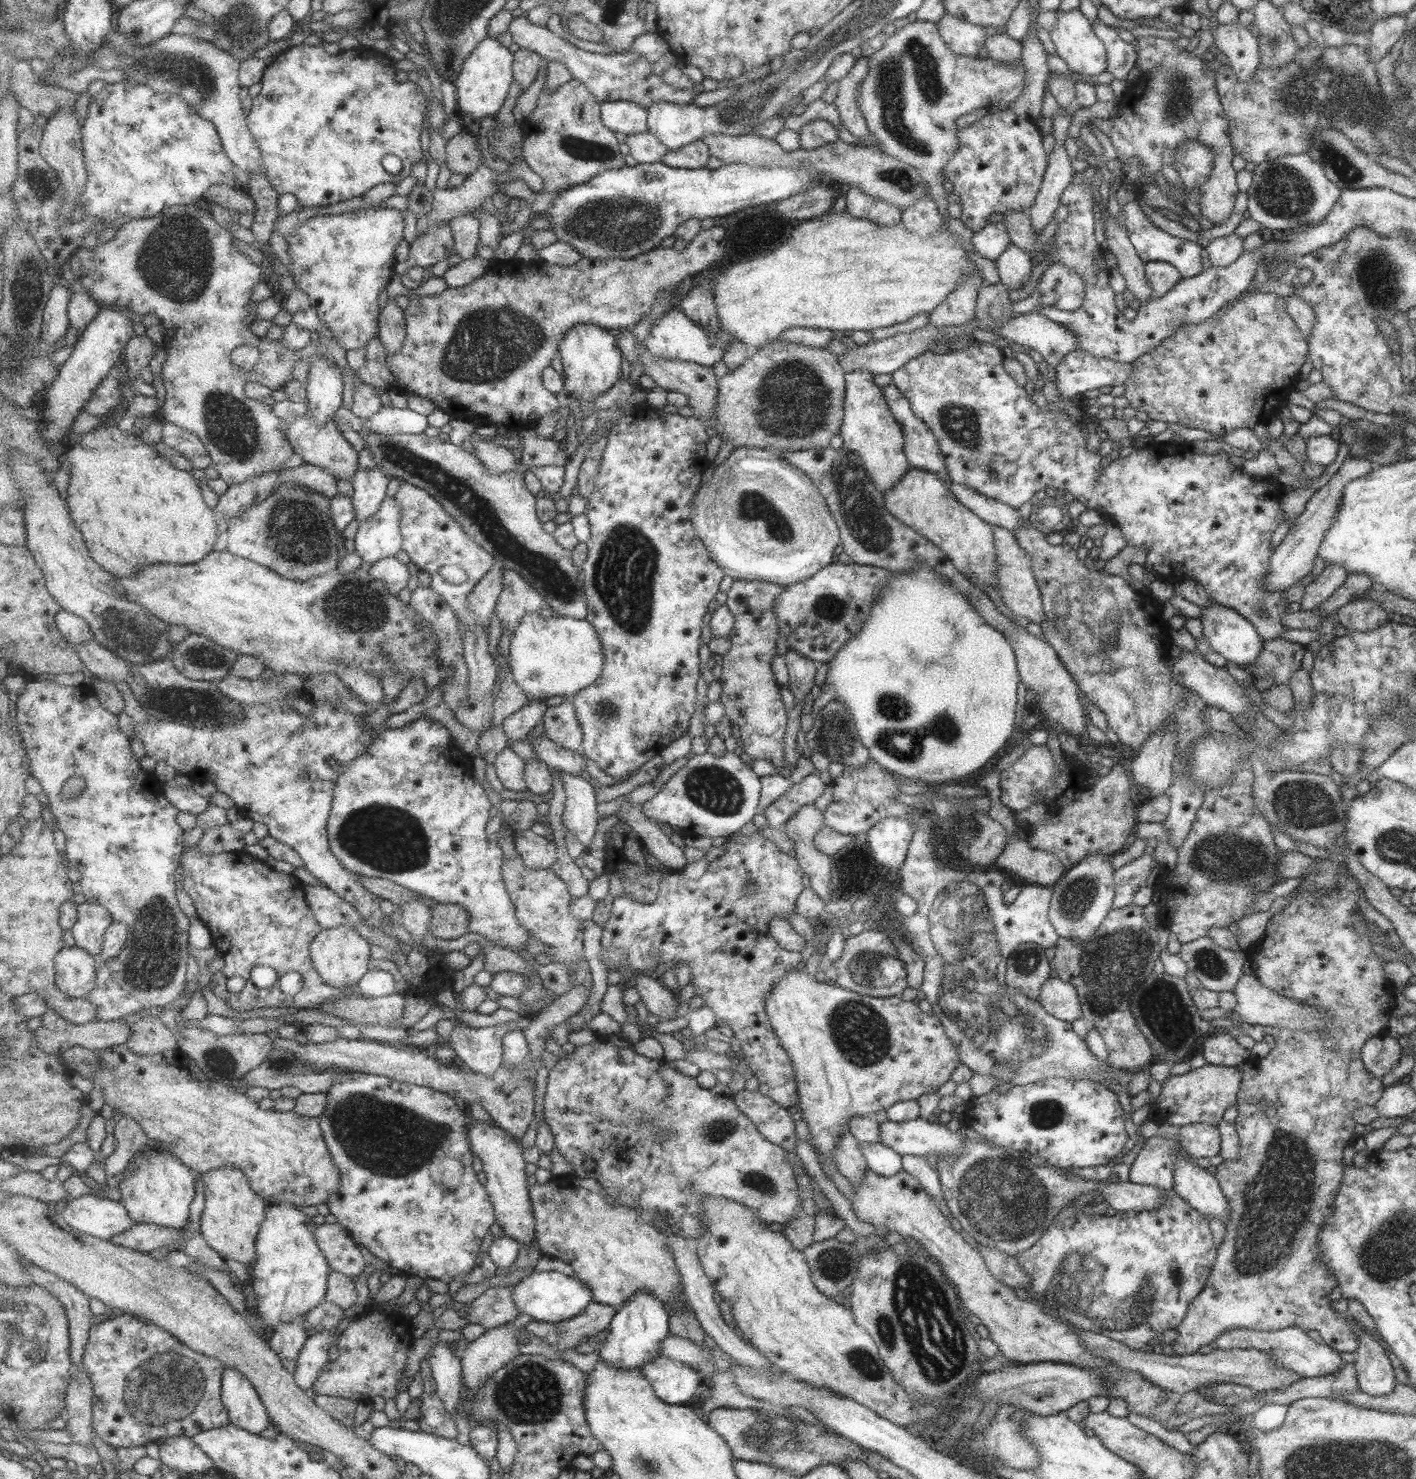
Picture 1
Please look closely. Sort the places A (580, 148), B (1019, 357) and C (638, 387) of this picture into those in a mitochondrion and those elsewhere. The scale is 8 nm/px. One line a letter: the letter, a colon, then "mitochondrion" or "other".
A: mitochondrion
B: other
C: other

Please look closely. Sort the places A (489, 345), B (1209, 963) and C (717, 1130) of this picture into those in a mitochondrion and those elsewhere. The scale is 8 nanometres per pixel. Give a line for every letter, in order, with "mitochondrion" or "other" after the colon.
A: mitochondrion
B: mitochondrion
C: mitochondrion

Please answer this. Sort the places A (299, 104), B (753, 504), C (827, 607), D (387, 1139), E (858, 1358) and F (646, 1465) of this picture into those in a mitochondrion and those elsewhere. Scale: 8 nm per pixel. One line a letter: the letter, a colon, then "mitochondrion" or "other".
A: other
B: mitochondrion
C: mitochondrion
D: mitochondrion
E: mitochondrion
F: mitochondrion

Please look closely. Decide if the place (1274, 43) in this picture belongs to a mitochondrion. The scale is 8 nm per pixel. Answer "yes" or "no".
yes

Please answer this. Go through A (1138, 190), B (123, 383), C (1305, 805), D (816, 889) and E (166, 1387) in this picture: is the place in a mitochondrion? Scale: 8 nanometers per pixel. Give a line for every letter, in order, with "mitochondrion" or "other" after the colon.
A: other
B: other
C: mitochondrion
D: other
E: mitochondrion

